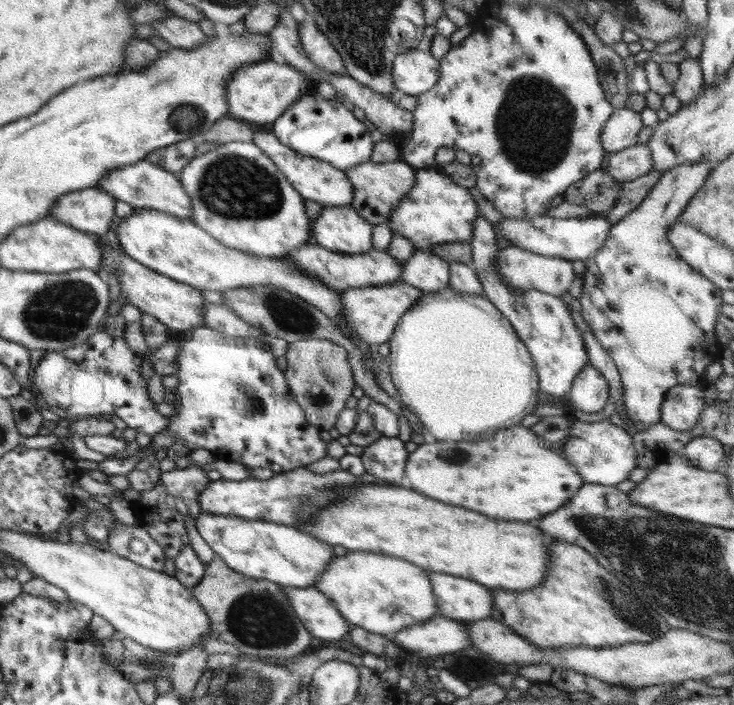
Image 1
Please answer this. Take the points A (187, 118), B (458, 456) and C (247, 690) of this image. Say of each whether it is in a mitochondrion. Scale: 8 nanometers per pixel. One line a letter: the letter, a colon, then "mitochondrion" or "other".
A: mitochondrion
B: mitochondrion
C: mitochondrion

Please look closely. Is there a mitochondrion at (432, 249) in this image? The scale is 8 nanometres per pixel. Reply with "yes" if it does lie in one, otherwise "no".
no

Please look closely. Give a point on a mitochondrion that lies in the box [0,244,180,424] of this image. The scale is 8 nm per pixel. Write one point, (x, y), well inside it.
(59, 311)

